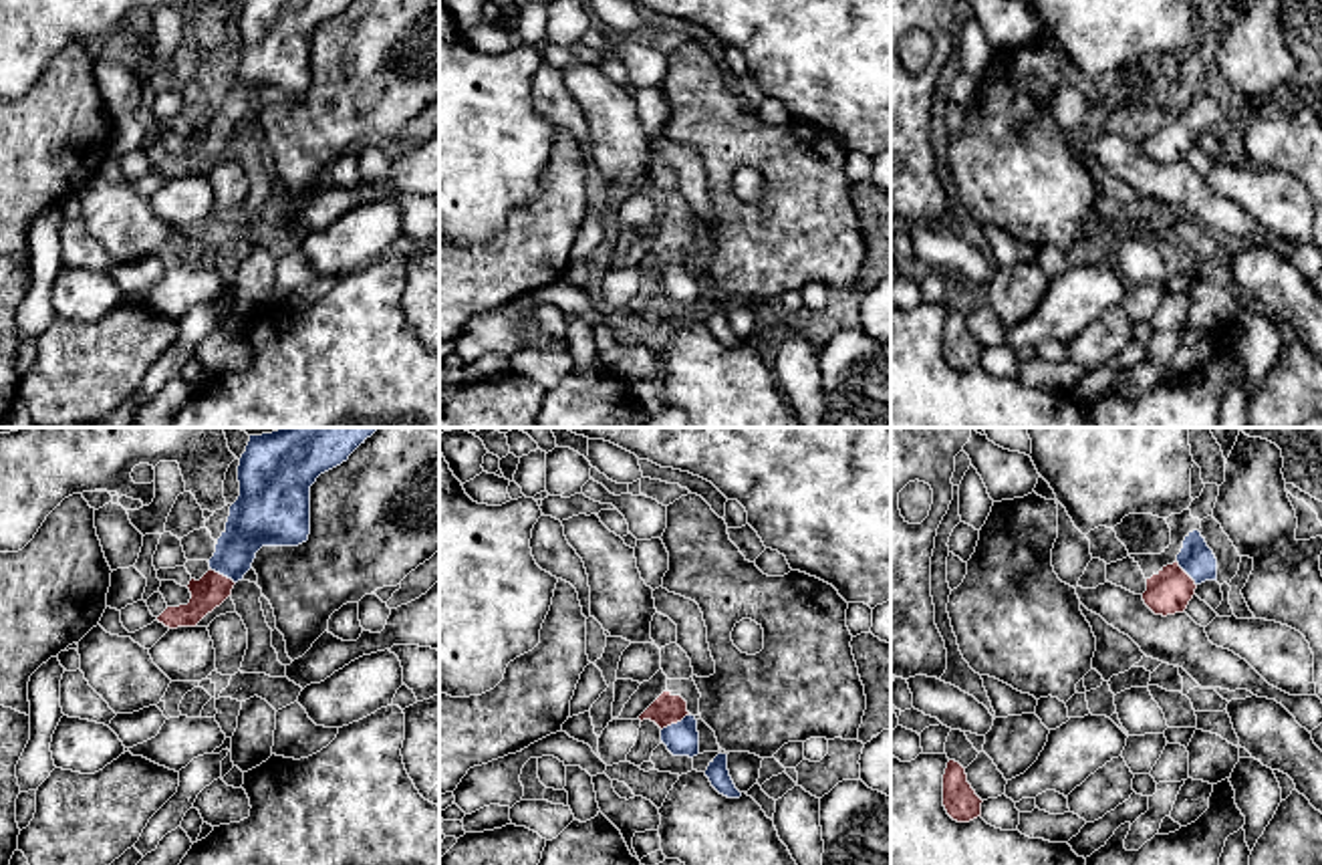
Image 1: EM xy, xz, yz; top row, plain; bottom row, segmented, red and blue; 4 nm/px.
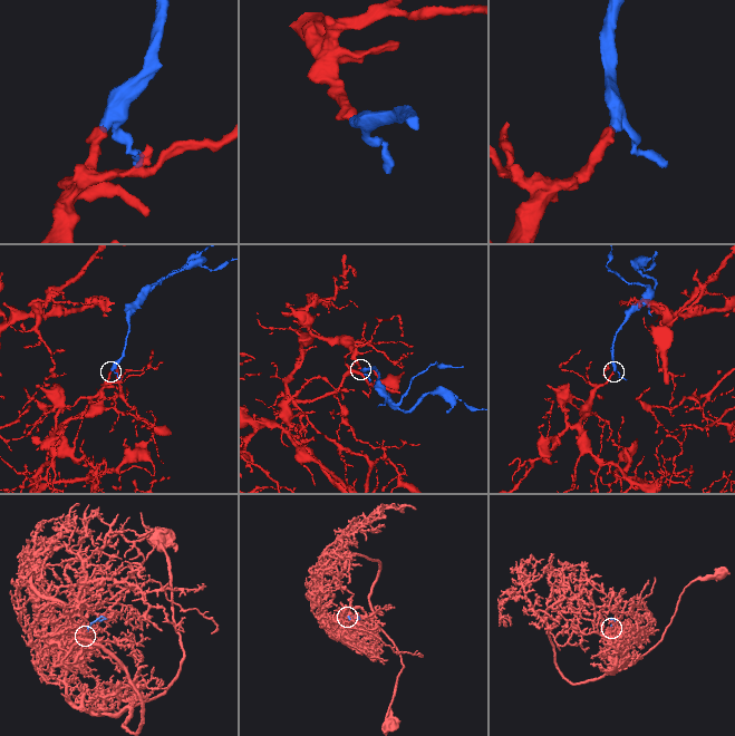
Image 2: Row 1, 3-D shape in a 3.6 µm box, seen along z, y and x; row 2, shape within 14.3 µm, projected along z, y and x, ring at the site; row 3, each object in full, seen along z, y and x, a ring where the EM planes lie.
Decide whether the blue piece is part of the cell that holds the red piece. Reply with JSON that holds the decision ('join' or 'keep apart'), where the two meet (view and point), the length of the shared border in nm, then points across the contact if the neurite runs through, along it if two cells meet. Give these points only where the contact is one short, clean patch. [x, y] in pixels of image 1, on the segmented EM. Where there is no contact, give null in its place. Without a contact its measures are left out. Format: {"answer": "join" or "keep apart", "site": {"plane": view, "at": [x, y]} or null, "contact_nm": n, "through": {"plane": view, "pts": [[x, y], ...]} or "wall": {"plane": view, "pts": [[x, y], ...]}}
{"answer": "join", "site": {"plane": "xz", "at": [676, 722]}, "contact_nm": 140, "through": {"plane": "xz", "pts": [[666, 710], [676, 722], [682, 738]]}}

